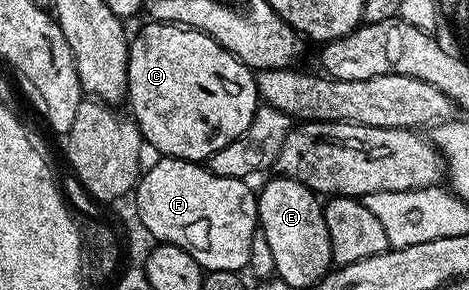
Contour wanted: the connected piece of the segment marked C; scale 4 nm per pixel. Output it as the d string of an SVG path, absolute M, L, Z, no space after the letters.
M147 21L147 24L136 35L132 34L130 36L129 44L125 99L127 103L131 102L129 114L139 126L139 132L143 134L144 144L150 150L152 147L153 150L159 151L155 153L168 159L206 161L210 159L213 153L217 153L217 149L225 149L225 145L229 145L229 141L241 137L241 133L245 133L245 129L249 129L249 121L253 121L255 111L261 105L256 72L252 68L245 66L236 55L229 54L213 37L209 37L204 31L194 31L192 27L180 27L178 23Z

